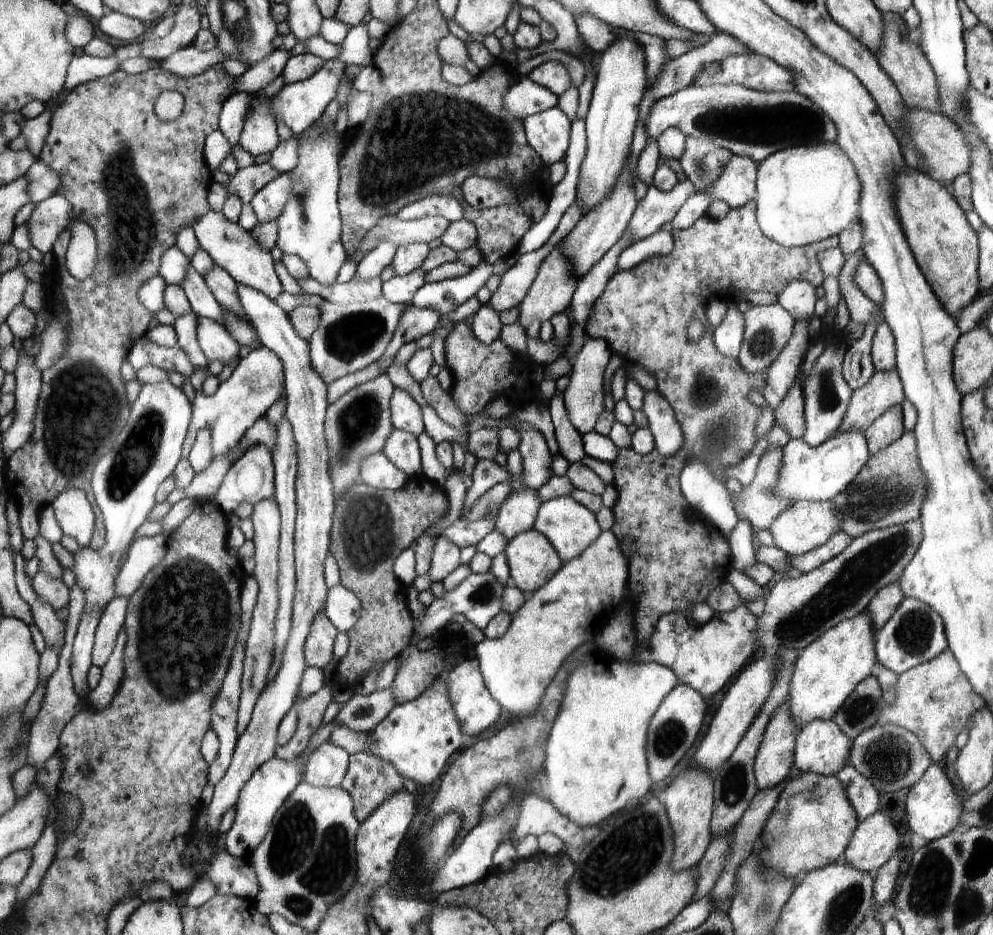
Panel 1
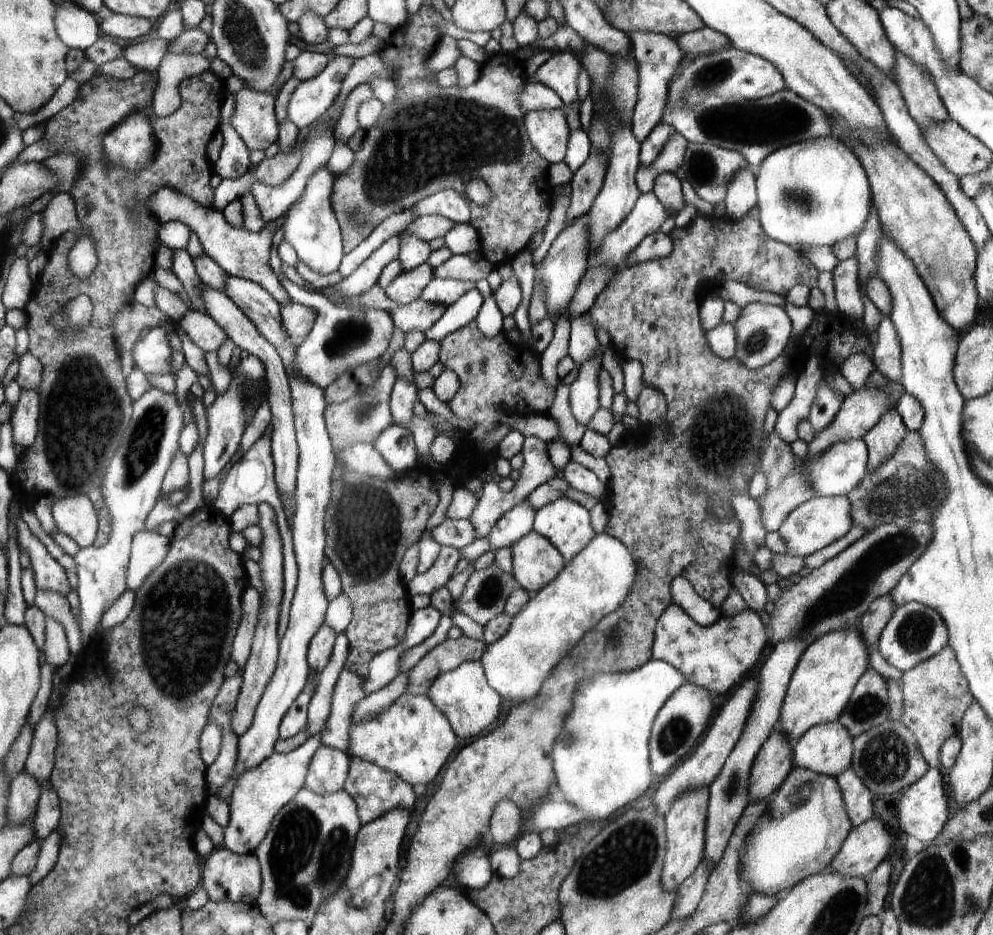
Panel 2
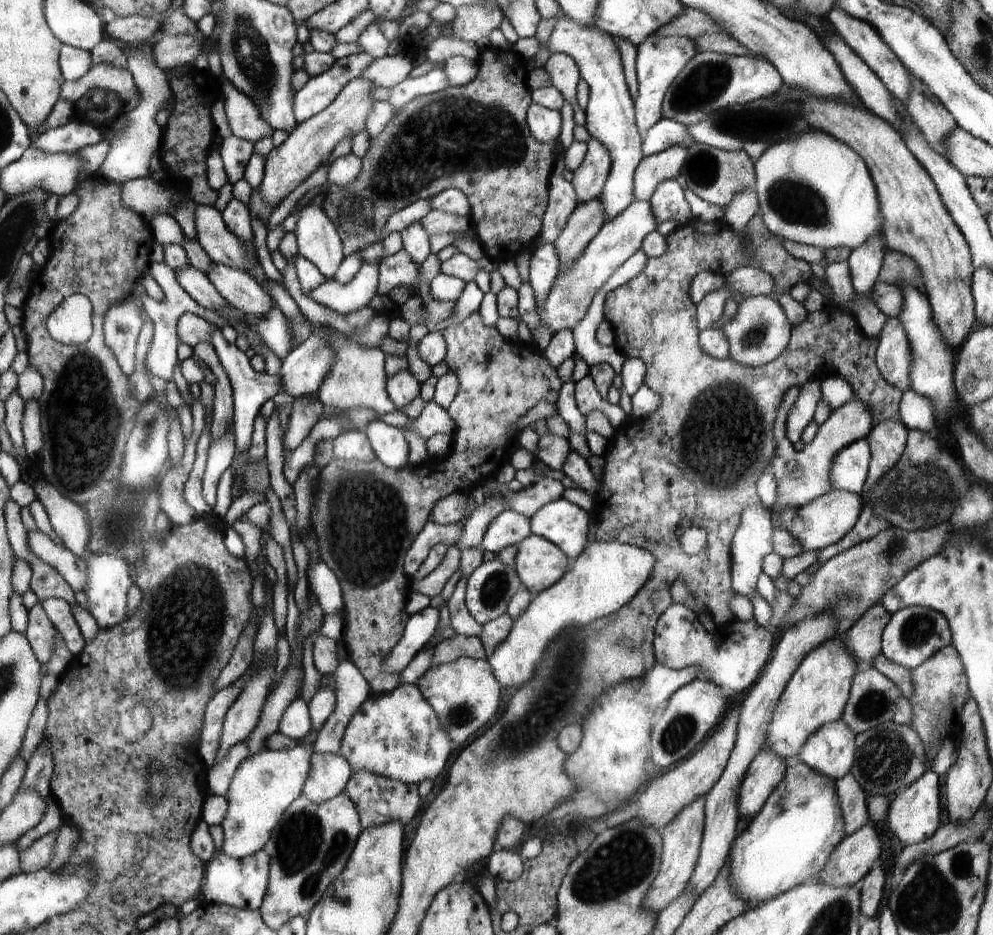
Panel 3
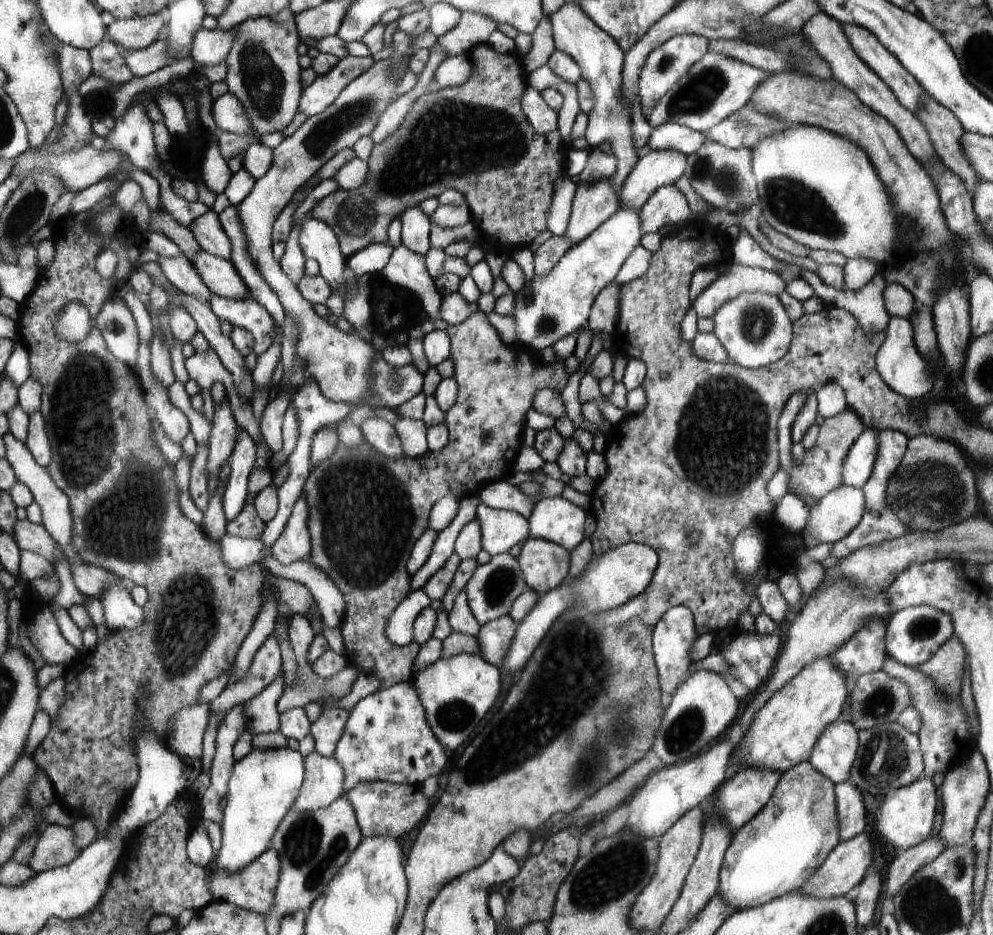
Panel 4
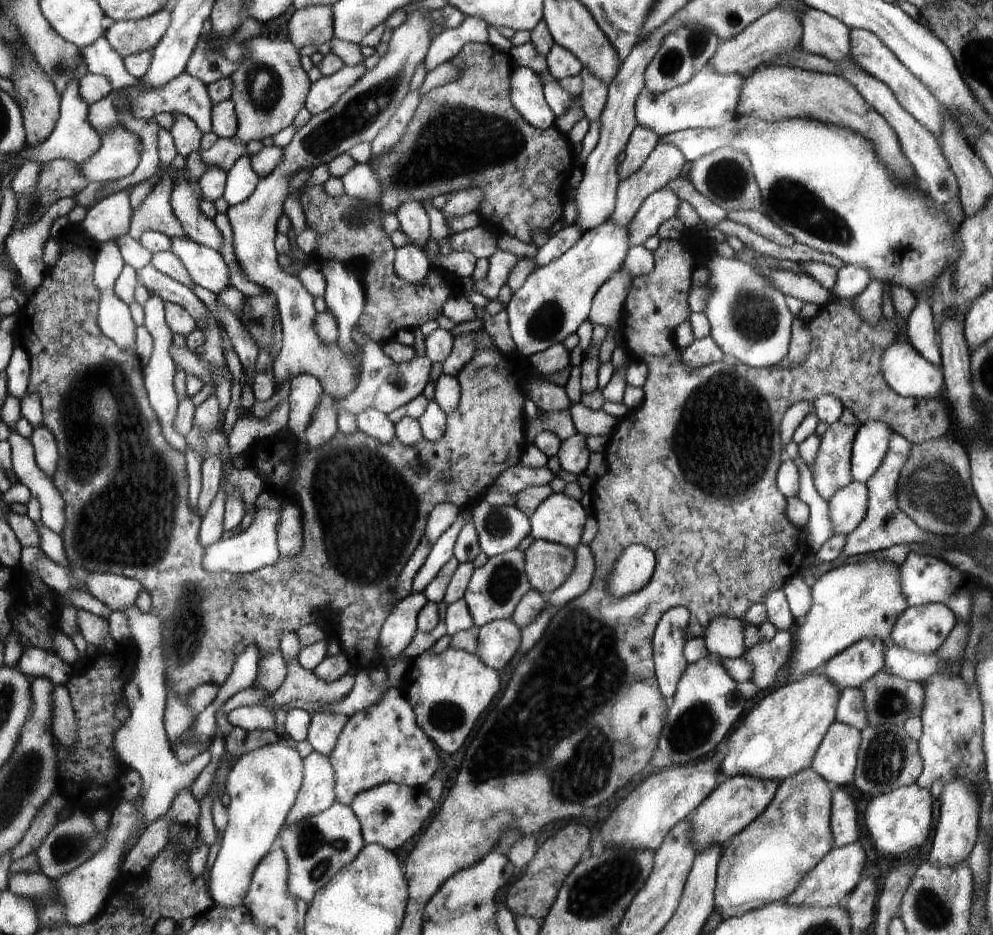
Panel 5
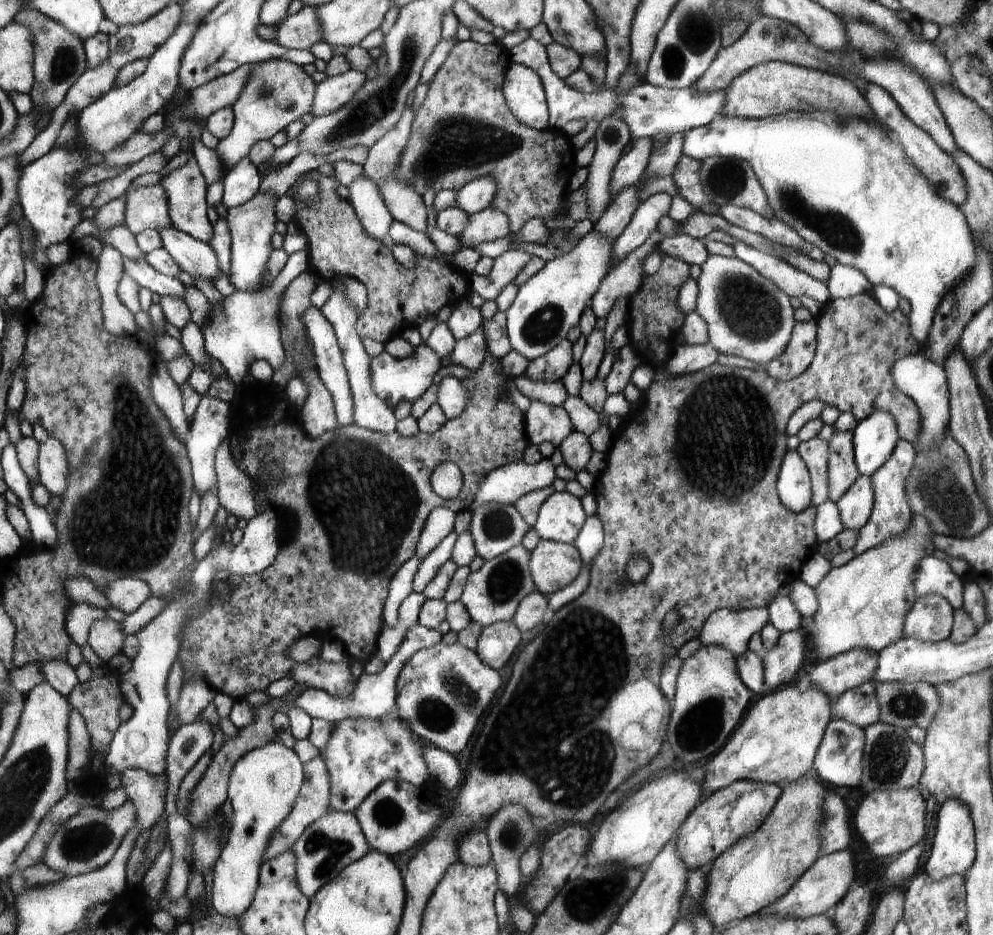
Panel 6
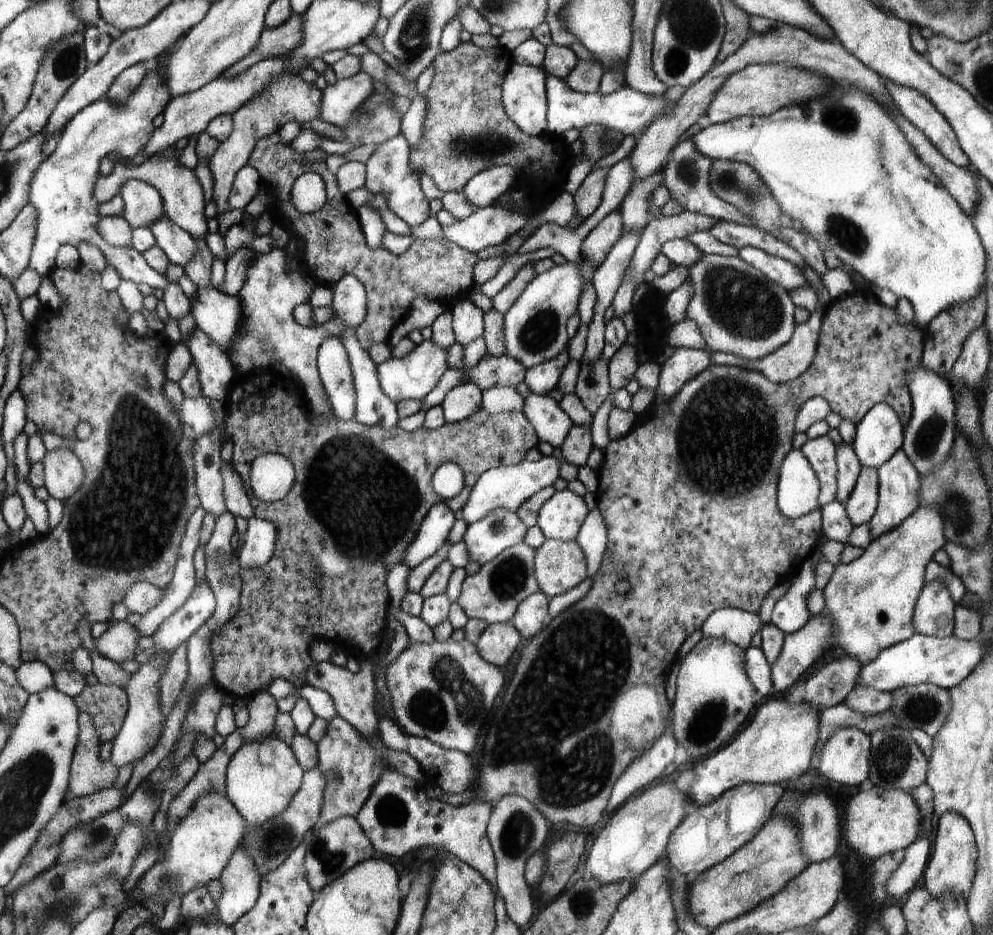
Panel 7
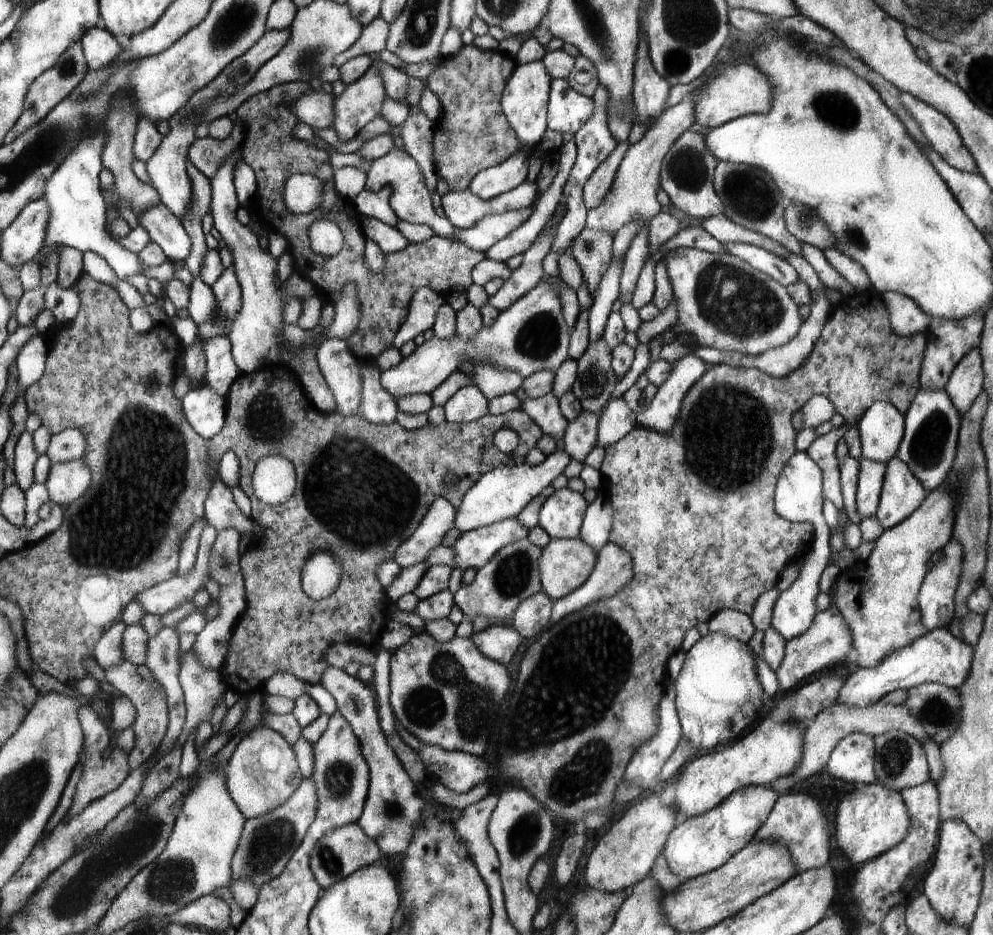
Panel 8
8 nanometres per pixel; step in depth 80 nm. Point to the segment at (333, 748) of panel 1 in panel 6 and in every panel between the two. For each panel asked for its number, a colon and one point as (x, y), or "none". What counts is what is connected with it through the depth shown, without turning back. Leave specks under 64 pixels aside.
2: (327, 773)
3: (329, 774)
4: (323, 785)
5: (317, 793)
6: (313, 801)

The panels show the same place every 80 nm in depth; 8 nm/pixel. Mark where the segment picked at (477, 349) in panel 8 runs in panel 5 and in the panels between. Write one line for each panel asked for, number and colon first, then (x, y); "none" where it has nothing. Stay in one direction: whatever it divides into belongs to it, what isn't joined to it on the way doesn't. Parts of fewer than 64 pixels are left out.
5: (556, 298)
6: (549, 304)
7: (535, 328)

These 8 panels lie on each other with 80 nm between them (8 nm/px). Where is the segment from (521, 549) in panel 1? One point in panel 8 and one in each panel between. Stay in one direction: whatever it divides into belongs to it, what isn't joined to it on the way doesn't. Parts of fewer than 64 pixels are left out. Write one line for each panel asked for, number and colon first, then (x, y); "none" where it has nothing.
2: (536, 561)
3: (540, 563)
4: (545, 564)
5: (548, 564)
6: (554, 565)
7: (560, 565)
8: (565, 564)

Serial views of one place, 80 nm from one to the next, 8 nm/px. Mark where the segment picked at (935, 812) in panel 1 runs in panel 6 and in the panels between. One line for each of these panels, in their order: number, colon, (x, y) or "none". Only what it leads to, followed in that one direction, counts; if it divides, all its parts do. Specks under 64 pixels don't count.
2: (922, 811)
3: (914, 814)
4: (904, 819)
5: (899, 822)
6: (890, 822)

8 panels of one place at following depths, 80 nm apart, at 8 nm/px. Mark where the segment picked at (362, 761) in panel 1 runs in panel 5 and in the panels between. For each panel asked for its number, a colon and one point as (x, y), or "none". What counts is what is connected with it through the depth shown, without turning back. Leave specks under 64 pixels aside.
2: (377, 791)
3: (380, 800)
4: (383, 809)
5: (389, 814)

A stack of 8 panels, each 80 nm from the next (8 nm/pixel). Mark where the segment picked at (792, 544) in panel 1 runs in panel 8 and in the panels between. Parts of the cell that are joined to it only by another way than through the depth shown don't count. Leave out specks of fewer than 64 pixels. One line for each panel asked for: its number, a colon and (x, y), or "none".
2: (817, 523)
3: (824, 521)
4: (835, 515)
5: (849, 507)
6: (856, 506)
7: (862, 505)
8: (872, 474)

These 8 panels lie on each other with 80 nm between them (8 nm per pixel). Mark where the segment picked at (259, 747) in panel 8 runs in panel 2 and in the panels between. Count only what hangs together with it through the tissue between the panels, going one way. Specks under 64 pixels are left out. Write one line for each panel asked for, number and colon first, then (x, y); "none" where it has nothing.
2: (260, 792)
3: (265, 785)
4: (264, 785)
5: (261, 788)
6: (263, 785)
7: (262, 778)

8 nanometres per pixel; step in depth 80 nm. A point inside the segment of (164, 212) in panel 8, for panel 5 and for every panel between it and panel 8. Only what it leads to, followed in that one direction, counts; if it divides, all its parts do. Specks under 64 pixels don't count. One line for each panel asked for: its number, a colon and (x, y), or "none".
5: (206, 267)
6: (196, 257)
7: (181, 246)

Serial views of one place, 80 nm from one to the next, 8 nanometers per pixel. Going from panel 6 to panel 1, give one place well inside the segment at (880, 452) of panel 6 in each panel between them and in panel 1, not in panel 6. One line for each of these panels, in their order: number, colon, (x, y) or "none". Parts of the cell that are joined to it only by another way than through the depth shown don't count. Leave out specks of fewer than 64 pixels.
1: (808, 474)
2: (838, 470)
3: (850, 468)
4: (857, 469)
5: (872, 441)

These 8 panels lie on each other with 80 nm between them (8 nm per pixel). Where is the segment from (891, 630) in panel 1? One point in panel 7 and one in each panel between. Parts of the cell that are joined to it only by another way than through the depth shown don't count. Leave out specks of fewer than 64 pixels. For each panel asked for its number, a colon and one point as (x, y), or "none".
2: (916, 632)
3: (914, 634)
4: (914, 634)
5: (924, 628)
6: (930, 619)
7: (935, 610)

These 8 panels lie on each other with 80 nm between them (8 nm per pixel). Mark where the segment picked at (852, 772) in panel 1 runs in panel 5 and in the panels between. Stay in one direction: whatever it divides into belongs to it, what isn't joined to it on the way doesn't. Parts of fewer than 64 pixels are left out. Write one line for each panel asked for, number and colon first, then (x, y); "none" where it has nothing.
2: (858, 800)
3: (853, 800)
4: (850, 811)
5: (844, 821)

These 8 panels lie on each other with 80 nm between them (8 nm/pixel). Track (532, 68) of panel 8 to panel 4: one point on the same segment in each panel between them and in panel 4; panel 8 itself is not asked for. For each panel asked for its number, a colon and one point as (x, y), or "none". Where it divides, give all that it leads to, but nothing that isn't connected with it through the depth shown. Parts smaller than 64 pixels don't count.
4: (543, 119)
5: (527, 95)
6: (524, 93)
7: (525, 92)

